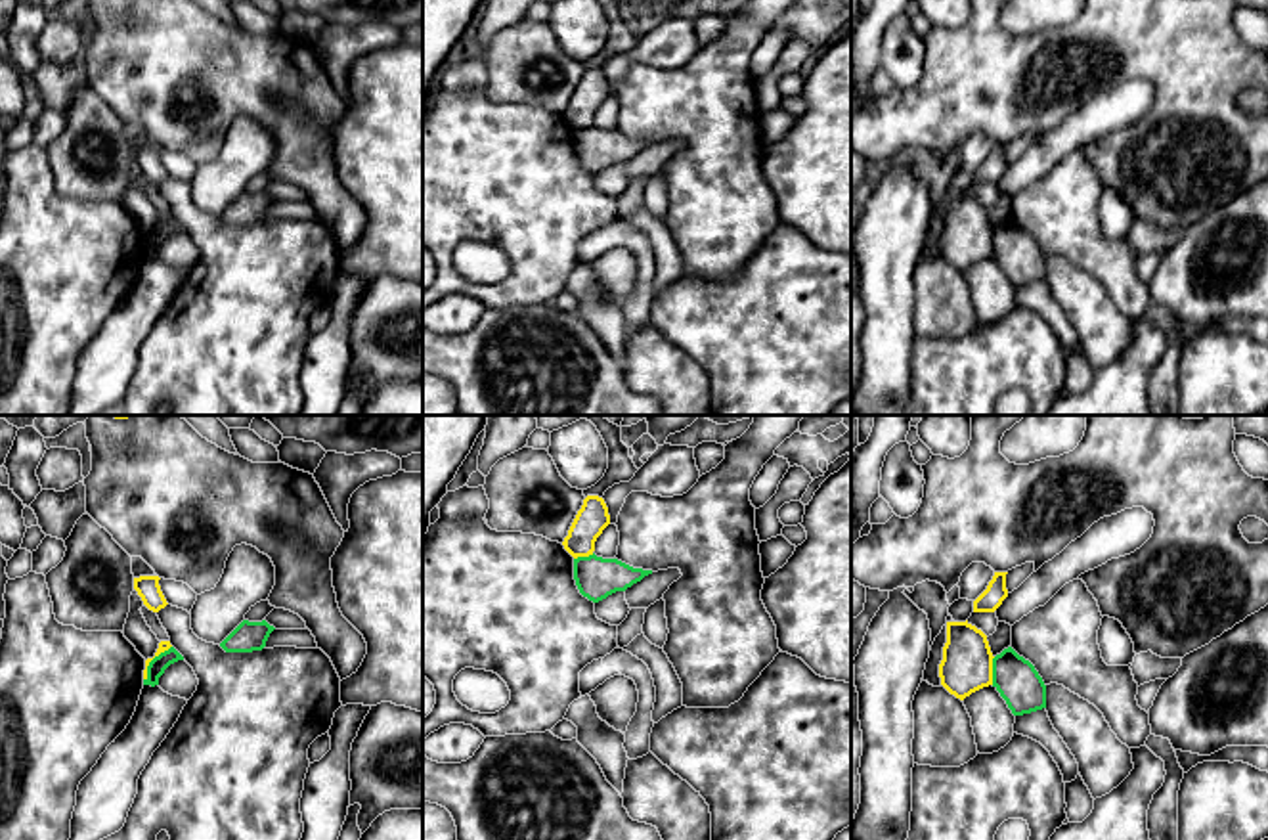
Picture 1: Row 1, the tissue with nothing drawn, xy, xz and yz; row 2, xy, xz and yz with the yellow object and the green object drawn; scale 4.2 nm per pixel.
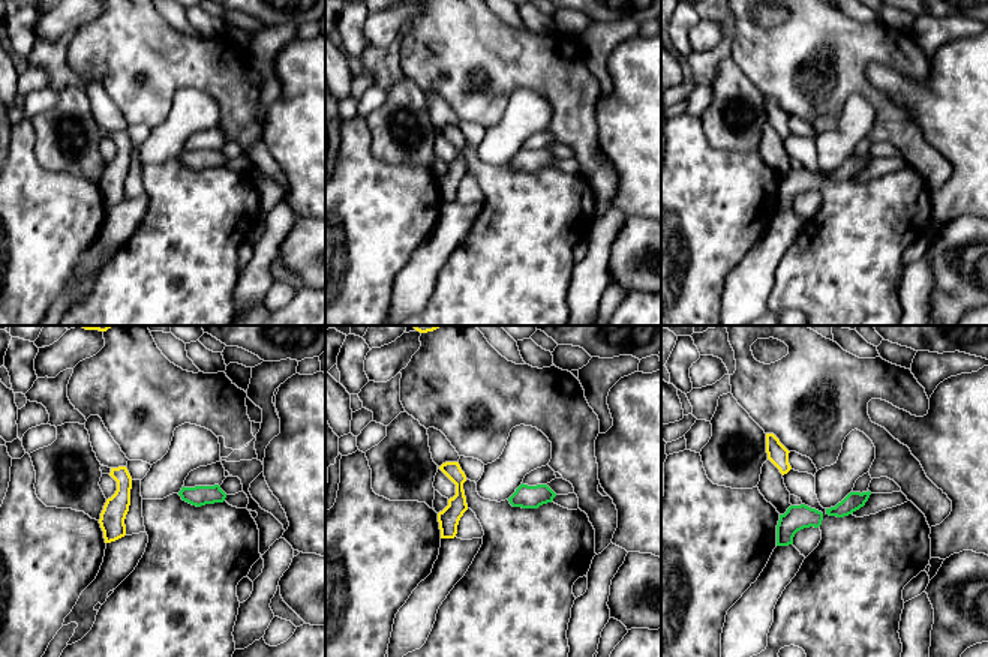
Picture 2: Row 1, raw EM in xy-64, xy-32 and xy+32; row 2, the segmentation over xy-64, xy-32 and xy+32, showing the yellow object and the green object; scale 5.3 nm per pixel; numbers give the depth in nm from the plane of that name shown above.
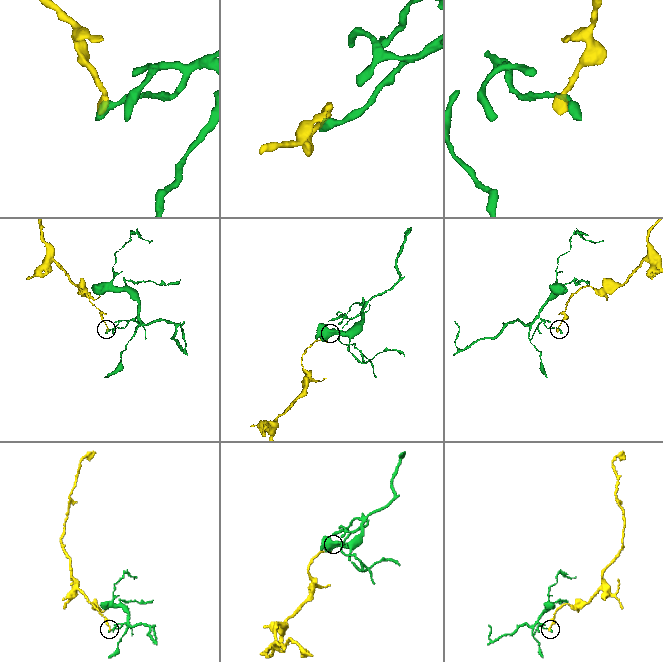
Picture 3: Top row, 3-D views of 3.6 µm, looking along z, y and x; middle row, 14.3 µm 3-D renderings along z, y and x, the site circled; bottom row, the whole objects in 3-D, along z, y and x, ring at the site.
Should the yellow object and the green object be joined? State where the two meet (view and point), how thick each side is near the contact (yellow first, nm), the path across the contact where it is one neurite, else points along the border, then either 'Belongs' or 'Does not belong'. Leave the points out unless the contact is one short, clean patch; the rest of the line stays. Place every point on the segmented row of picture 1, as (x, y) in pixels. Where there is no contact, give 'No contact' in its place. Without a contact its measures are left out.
Touches yellow at xy (152, 659). Thickness 50 nm (yellow) against 70 nm. Does not belong

